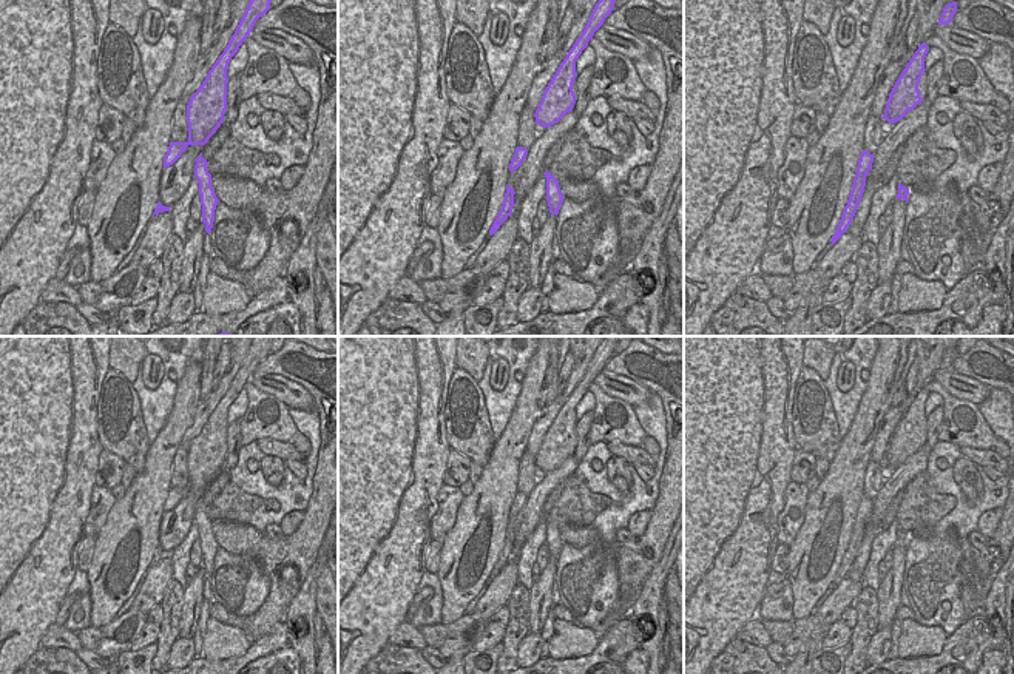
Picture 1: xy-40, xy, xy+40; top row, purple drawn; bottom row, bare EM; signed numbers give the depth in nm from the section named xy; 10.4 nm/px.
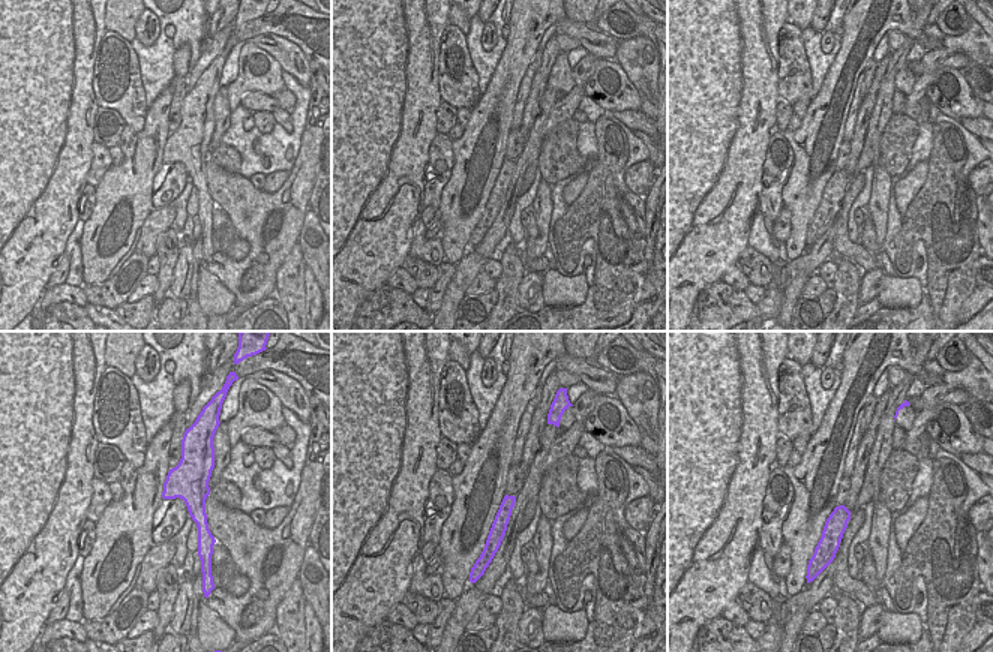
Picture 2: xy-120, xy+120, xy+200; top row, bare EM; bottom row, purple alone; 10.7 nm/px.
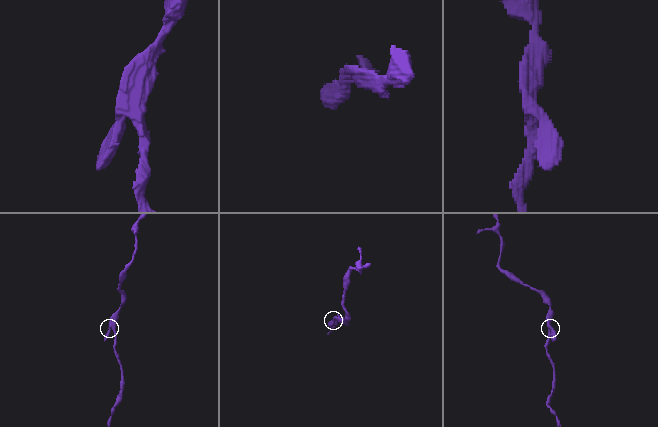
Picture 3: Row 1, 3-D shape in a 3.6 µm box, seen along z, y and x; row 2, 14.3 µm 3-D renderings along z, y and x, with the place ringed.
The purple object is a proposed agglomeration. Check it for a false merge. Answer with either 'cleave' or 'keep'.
keep

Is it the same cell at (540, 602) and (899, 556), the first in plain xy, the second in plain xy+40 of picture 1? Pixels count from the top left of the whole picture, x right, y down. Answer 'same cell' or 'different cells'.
same cell

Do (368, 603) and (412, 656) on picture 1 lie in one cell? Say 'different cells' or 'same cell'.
different cells

